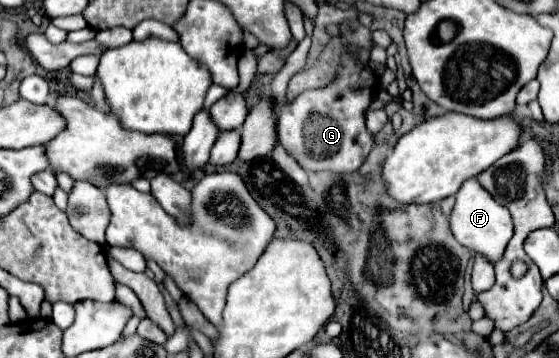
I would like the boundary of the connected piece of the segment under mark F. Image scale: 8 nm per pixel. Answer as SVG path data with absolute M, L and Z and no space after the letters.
M477 178L465 180L459 192L455 194L455 206L449 216L449 228L457 242L461 242L473 252L485 254L491 262L503 256L507 242L513 236L513 222L509 210L505 206L499 206L499 202L495 202L495 198L491 198L491 194L487 194L487 190L479 186Z

